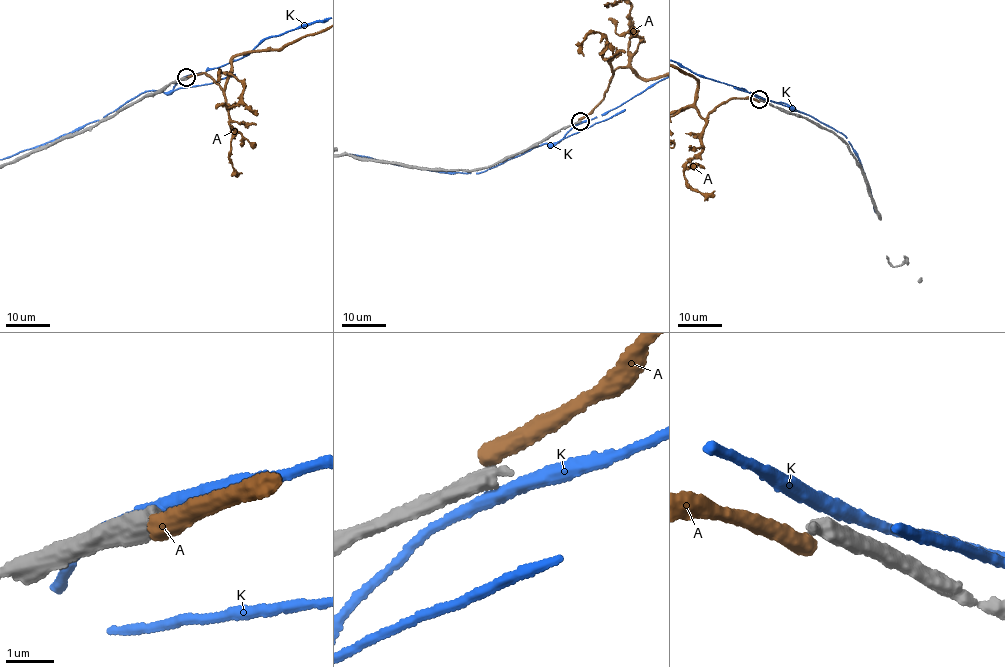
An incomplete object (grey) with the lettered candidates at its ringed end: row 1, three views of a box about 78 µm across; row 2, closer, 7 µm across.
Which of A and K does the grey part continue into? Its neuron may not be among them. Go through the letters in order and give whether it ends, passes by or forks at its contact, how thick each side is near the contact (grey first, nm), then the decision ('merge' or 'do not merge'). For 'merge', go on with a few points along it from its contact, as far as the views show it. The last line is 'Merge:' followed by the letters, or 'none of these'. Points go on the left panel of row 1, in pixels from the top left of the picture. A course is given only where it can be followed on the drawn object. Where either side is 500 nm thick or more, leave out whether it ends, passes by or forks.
A: it ends there; 440 nm thick on the grey side, 420 nm on the other; do not merge
K: 550 nm thick on the grey side, 280 nm on the other; do not merge
Merge: none of these

